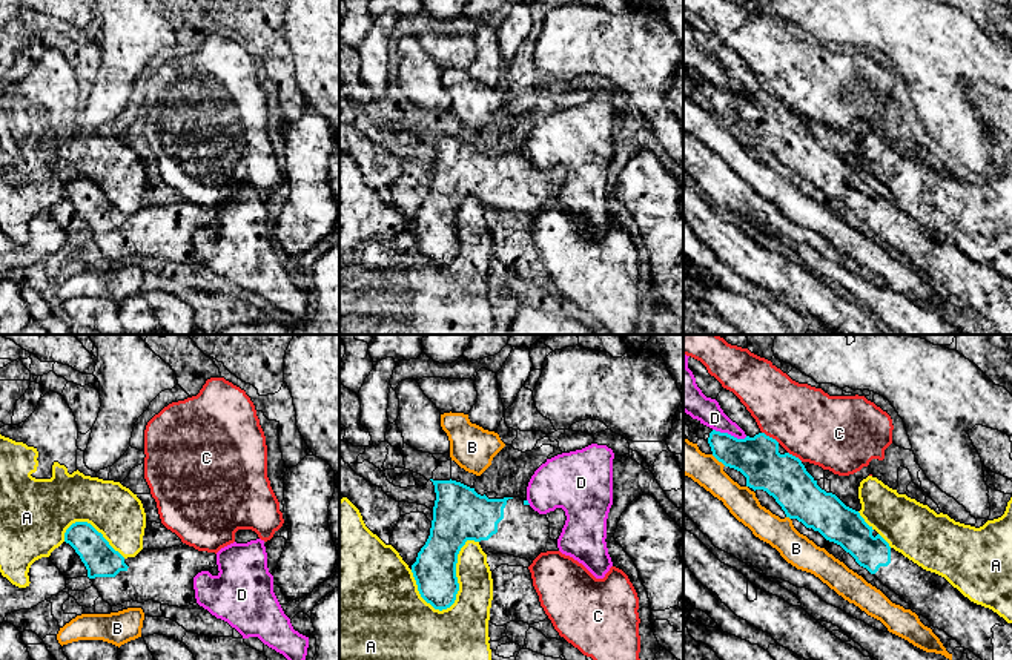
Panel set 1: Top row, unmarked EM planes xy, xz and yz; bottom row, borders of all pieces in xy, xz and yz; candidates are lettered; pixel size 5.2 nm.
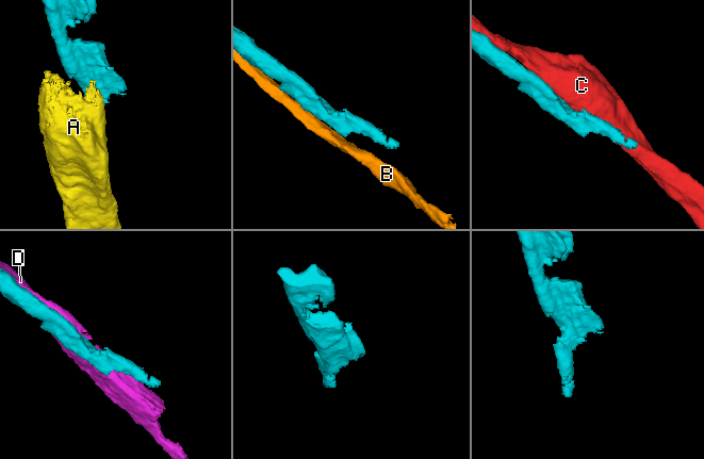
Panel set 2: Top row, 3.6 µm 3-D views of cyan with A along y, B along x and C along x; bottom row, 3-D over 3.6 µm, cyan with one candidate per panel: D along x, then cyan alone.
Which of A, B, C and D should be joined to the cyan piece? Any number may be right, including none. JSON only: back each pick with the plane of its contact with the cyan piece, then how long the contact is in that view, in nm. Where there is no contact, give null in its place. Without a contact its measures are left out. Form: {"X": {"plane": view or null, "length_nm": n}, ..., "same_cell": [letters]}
{"same_cell": []}

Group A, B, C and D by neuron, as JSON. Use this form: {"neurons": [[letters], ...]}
{"neurons": [["A"], ["B"], ["C"], ["D"]]}

